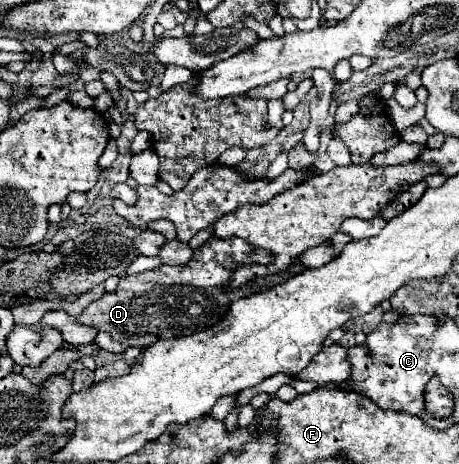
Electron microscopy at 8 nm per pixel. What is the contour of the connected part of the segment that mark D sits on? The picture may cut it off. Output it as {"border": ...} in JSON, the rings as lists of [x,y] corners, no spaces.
{"border":[[[208,239],[202,247],[194,251],[194,257],[184,267],[160,265],[154,271],[144,271],[138,275],[126,275],[118,281],[118,289],[114,293],[104,293],[102,299],[90,303],[78,319],[78,323],[90,325],[98,329],[98,347],[112,353],[124,353],[128,347],[148,349],[160,339],[174,339],[180,335],[192,335],[206,327],[214,327],[226,317],[230,311],[230,303],[252,295],[254,291],[264,291],[266,287],[274,287],[288,277],[300,273],[302,263],[298,259],[282,271],[282,275],[258,277],[250,283],[244,283],[240,289],[230,289],[232,273],[240,265],[268,265],[274,257],[266,249],[256,249],[244,239]]]}

